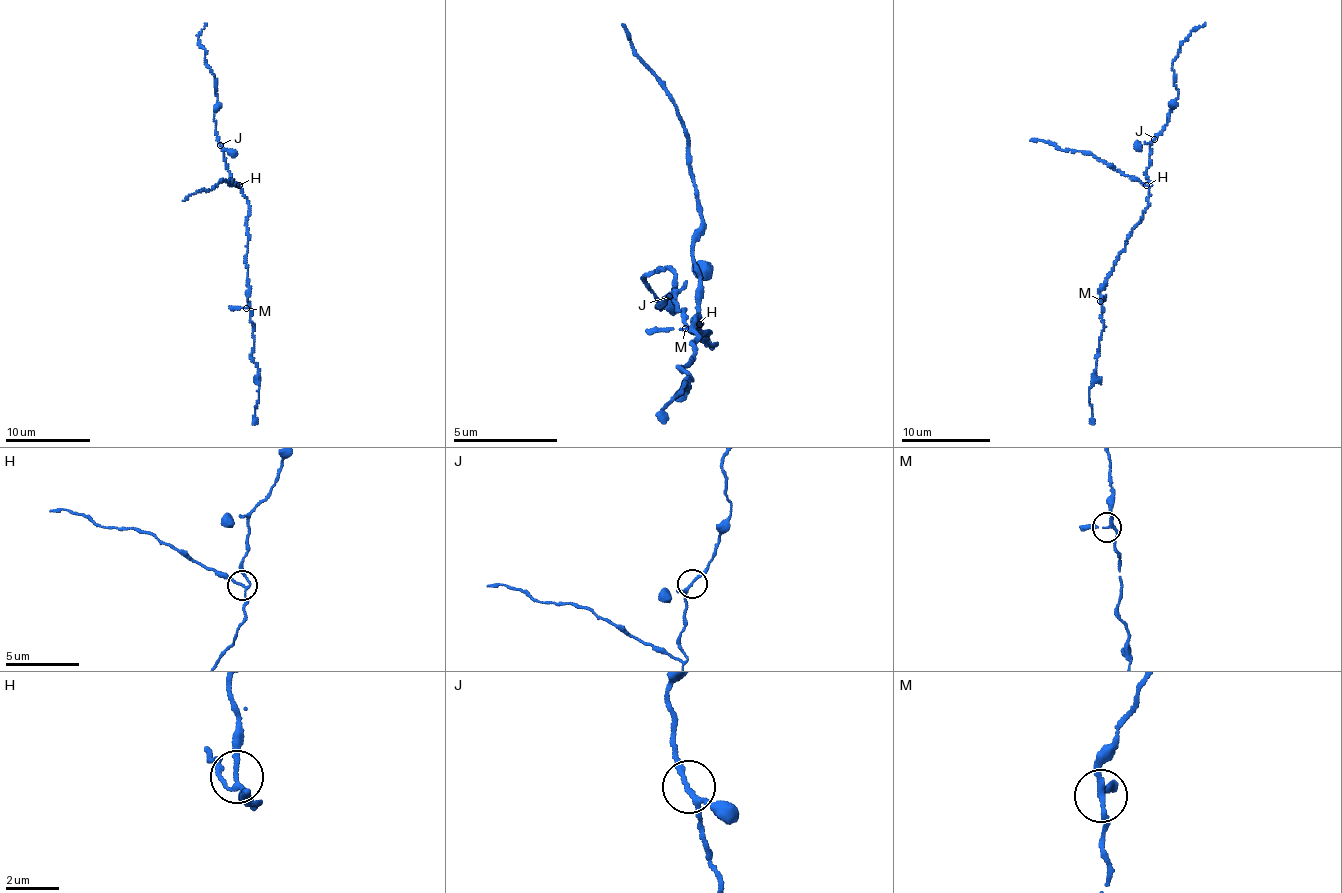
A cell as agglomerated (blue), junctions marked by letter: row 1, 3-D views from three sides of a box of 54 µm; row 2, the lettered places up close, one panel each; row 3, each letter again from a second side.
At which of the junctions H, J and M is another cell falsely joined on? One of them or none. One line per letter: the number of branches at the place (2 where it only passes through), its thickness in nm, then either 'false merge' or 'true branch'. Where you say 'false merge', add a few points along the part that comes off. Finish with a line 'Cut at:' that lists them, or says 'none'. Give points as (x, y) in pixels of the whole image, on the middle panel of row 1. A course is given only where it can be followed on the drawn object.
H: branches 3; calibre 140 nm; false merge; course (697, 325), (691, 247), (700, 211), (687, 175), (688, 130), (620, 25)
J: branches 3; calibre 170 nm; true branch
M: branches 3; calibre 150 nm; true branch
Cut at: H

